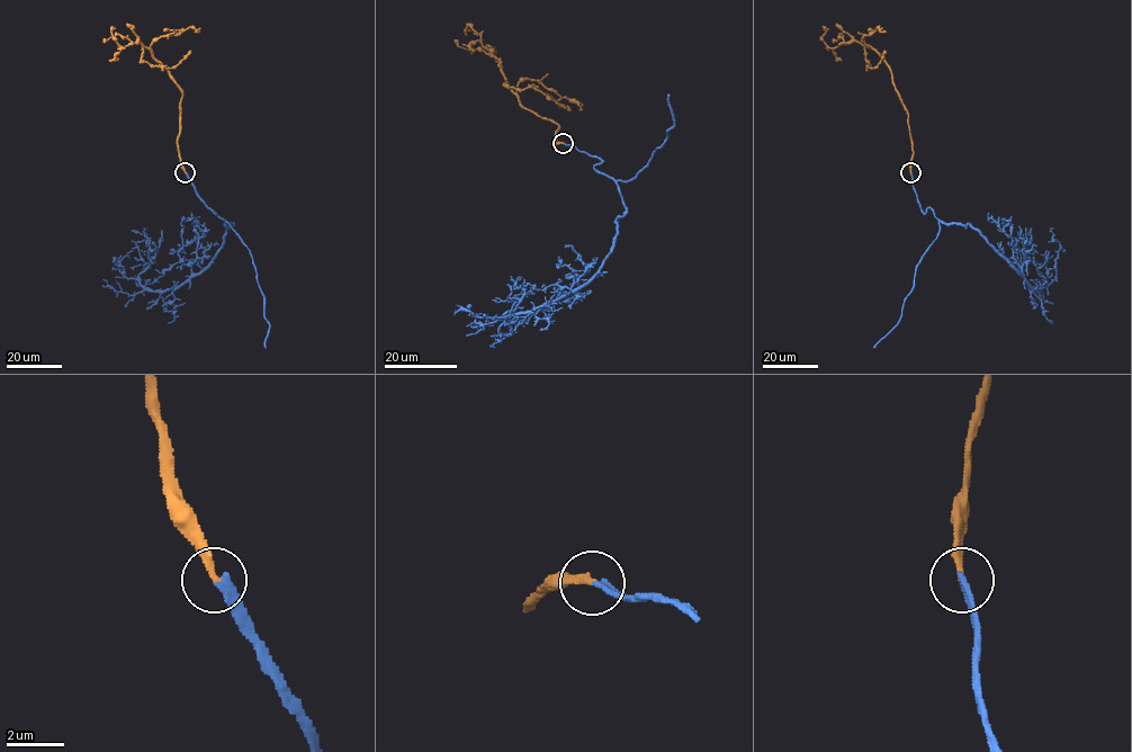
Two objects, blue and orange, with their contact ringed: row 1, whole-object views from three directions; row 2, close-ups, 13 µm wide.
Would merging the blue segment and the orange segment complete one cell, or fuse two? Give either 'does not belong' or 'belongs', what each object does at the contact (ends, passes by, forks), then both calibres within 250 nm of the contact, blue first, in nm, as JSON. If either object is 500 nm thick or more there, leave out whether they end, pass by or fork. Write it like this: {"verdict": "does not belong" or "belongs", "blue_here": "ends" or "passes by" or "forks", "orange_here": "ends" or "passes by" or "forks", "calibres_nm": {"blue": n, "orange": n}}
{"verdict": "belongs", "blue_here": "ends", "orange_here": "ends", "calibres_nm": {"blue": 240, "orange": 220}}

